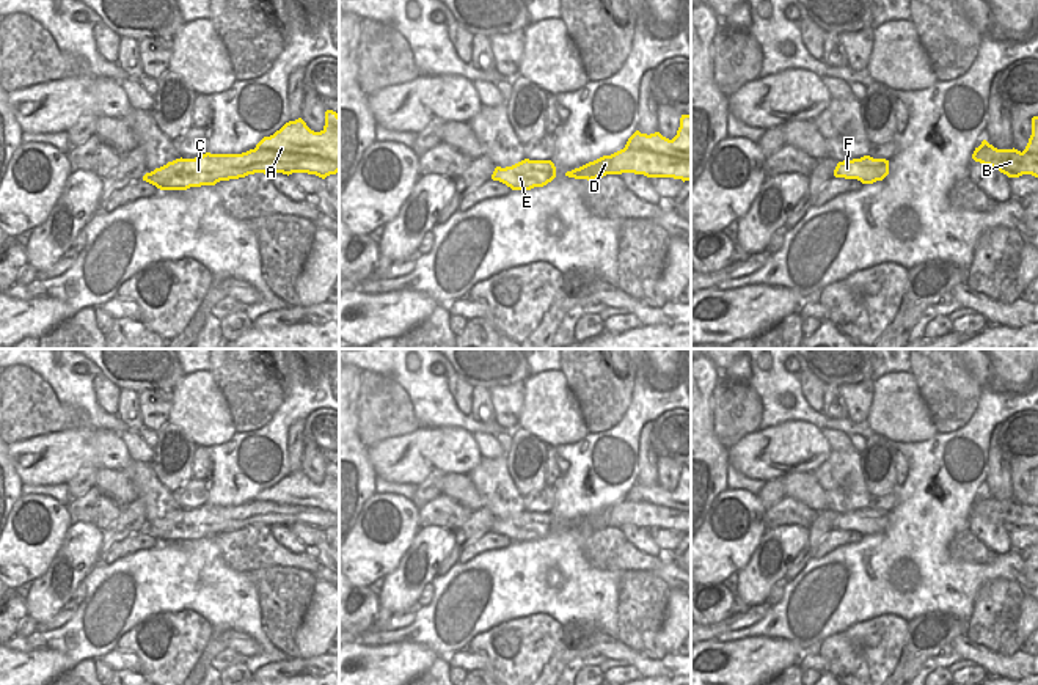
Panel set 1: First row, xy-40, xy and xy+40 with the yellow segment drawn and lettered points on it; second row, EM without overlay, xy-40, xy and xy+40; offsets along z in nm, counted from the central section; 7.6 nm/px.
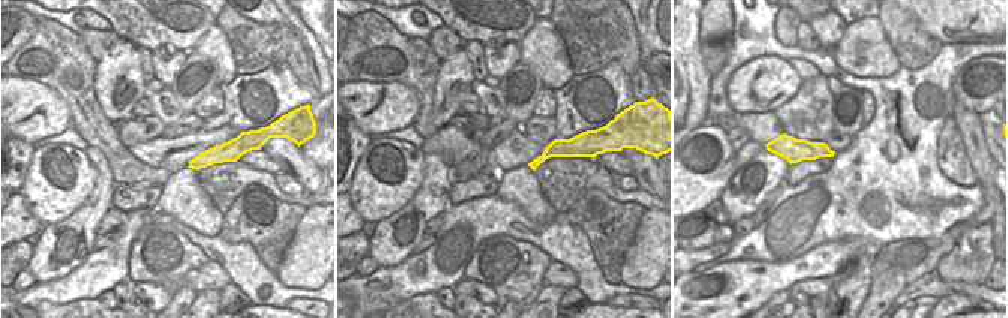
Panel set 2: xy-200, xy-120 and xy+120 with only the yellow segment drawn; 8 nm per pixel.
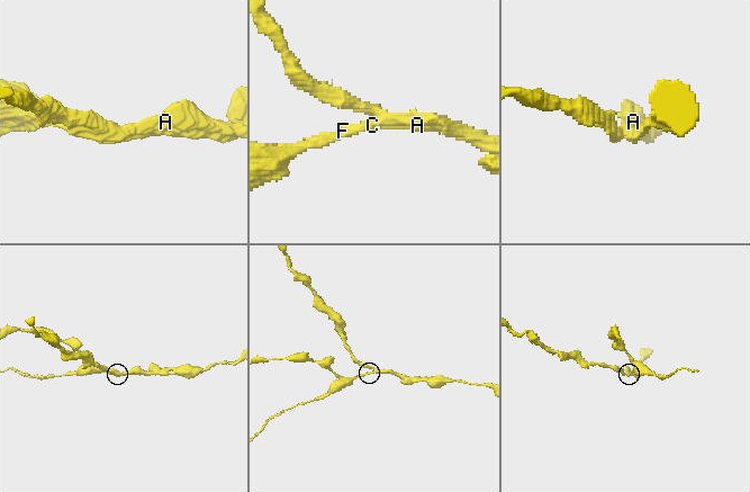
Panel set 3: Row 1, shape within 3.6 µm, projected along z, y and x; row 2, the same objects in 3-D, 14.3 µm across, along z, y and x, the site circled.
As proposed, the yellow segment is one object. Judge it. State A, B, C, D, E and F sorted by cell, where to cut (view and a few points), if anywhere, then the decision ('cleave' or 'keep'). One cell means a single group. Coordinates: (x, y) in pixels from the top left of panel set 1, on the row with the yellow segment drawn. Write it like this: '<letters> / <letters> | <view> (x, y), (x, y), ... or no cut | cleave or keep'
A B C D / E F | xy-40 (173, 161), (179, 170), (181, 184), (187, 187) | cleave

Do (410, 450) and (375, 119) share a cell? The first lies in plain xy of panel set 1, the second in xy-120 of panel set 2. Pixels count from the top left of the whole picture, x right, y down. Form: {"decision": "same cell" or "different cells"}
{"decision": "same cell"}

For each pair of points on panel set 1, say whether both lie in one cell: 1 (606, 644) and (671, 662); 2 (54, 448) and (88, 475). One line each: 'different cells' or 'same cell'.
1: same cell
2: different cells

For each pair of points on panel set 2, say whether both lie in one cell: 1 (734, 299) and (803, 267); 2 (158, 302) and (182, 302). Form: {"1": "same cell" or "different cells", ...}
{"1": "same cell", "2": "different cells"}

